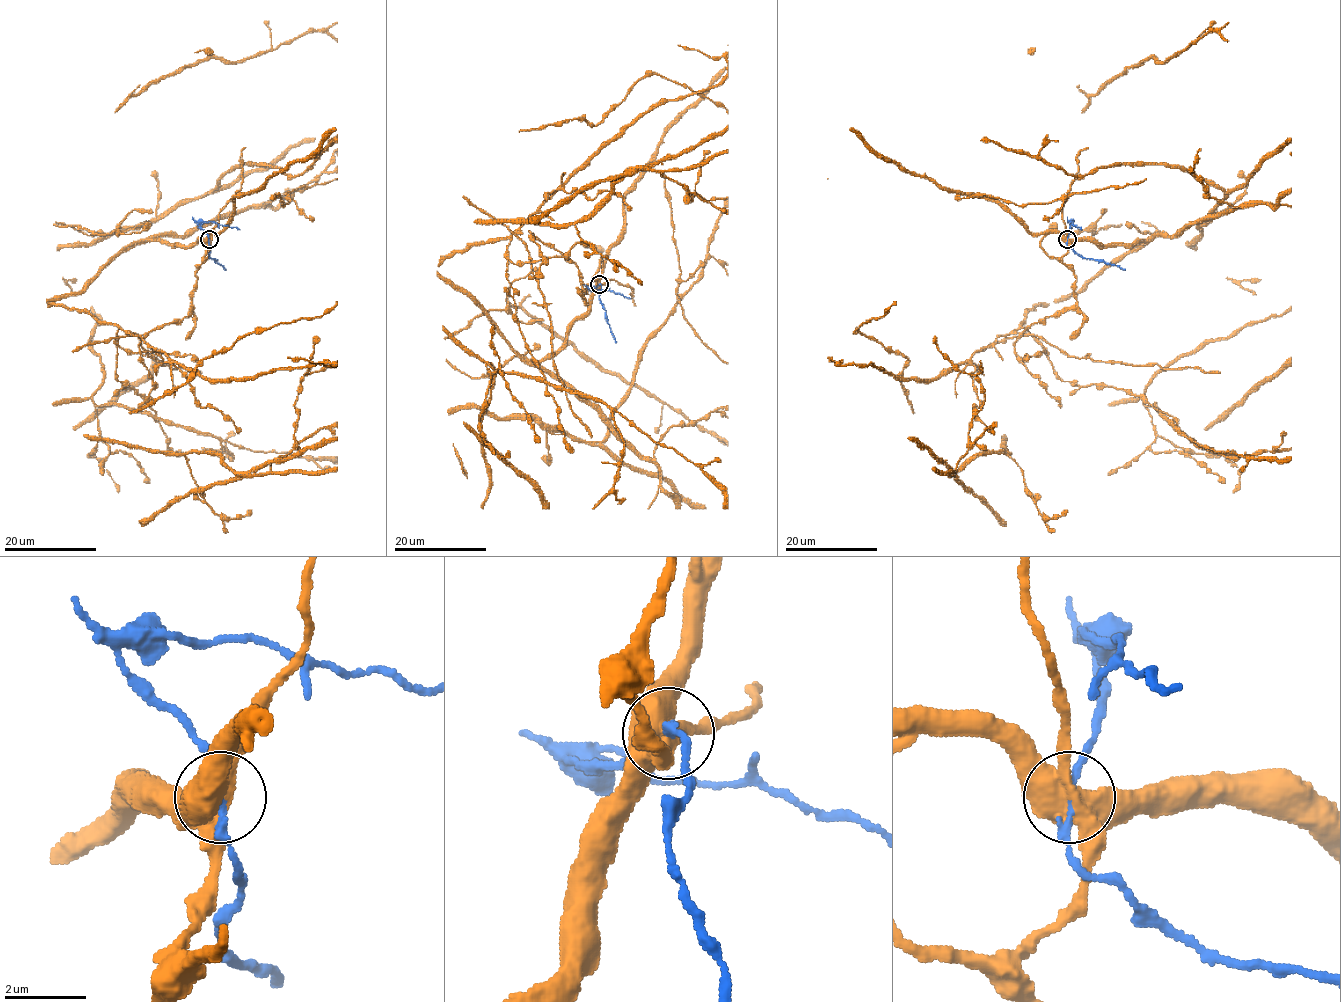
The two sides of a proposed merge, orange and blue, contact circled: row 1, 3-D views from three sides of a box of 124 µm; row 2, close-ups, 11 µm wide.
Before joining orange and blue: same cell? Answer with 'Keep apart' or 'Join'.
Keep apart

